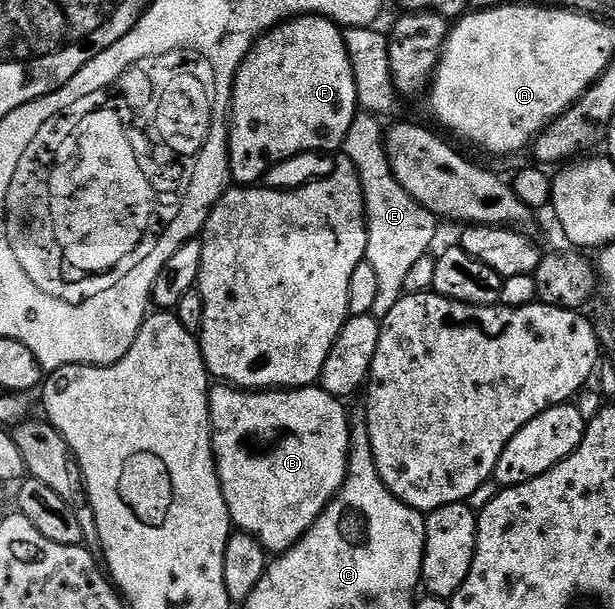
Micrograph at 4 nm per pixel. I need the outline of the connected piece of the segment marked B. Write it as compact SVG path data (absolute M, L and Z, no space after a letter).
M218 382L210 389L210 427L214 434L214 462L218 465L218 477L222 483L222 493L230 511L230 518L235 529L254 536L270 554L283 554L297 544L314 523L318 516L330 505L346 481L346 467L350 461L350 429L352 420L346 417L346 408L339 397L328 394L320 386L296 388L293 390L243 390L225 382Z

